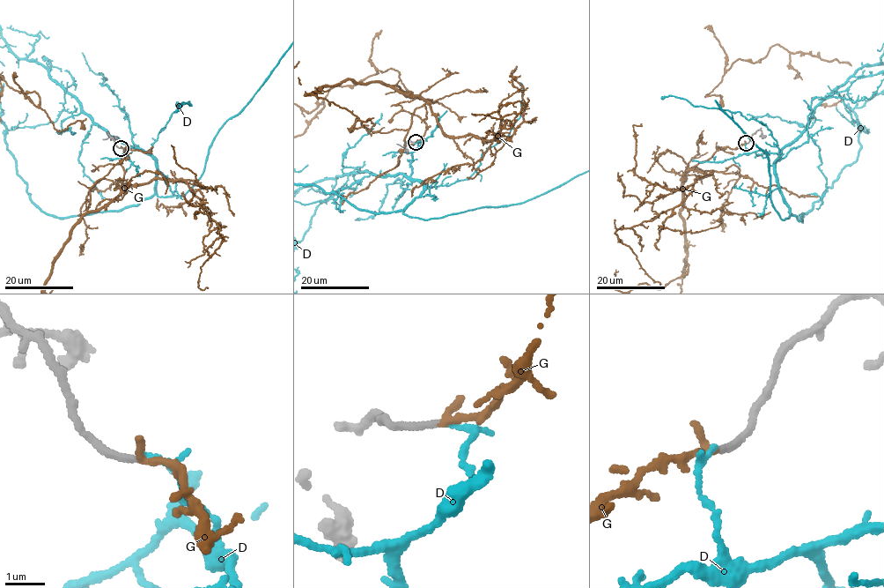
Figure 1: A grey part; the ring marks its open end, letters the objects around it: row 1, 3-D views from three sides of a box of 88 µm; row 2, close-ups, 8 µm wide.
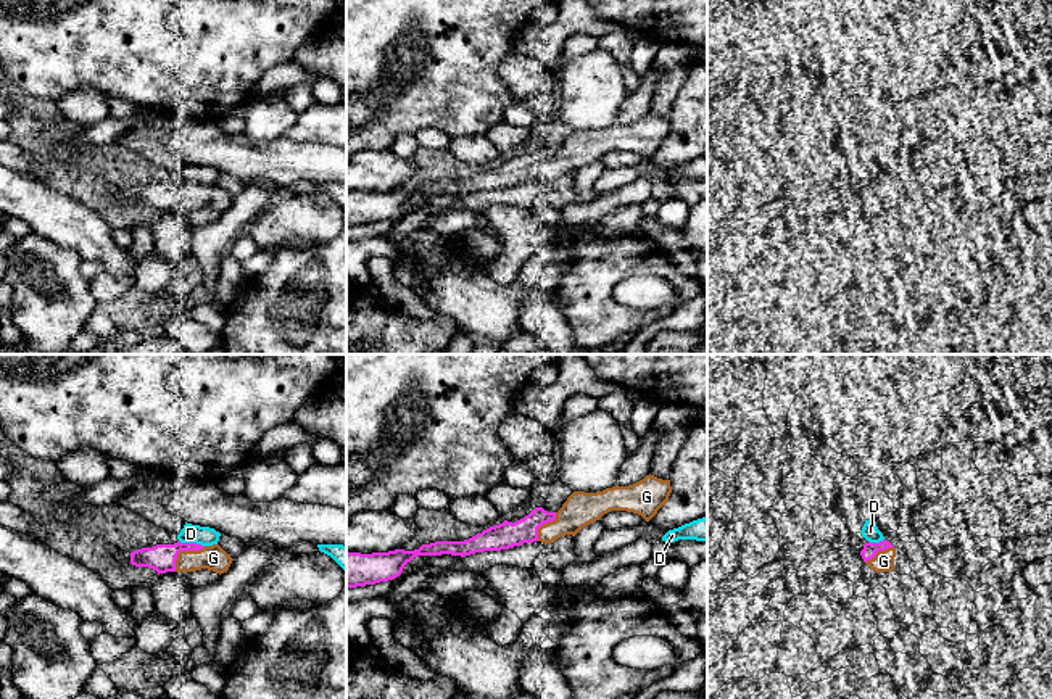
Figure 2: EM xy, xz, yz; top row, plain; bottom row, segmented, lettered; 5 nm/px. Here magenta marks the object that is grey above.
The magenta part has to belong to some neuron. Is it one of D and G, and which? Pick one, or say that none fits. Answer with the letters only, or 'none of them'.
G

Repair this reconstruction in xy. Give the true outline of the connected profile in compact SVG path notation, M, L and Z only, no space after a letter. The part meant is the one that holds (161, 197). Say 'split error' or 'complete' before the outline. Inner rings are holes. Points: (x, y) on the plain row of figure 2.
split error; M197 182L156 184L130 192L130 203L135 206L148 206L159 213L166 211L195 211L201 208L224 213L232 203L219 184L201 185Z

